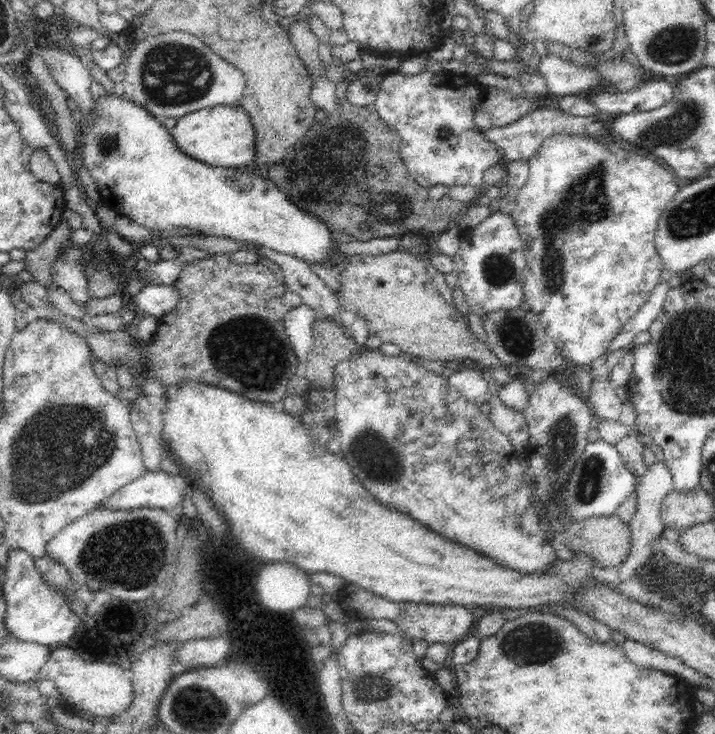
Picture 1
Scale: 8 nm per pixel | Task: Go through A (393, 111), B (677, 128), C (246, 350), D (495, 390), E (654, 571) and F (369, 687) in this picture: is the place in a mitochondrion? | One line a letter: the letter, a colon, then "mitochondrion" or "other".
A: other
B: mitochondrion
C: mitochondrion
D: other
E: other
F: mitochondrion

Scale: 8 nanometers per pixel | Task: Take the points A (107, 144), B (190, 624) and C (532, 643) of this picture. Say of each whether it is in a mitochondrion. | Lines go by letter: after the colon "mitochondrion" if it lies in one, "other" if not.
A: mitochondrion
B: other
C: mitochondrion

